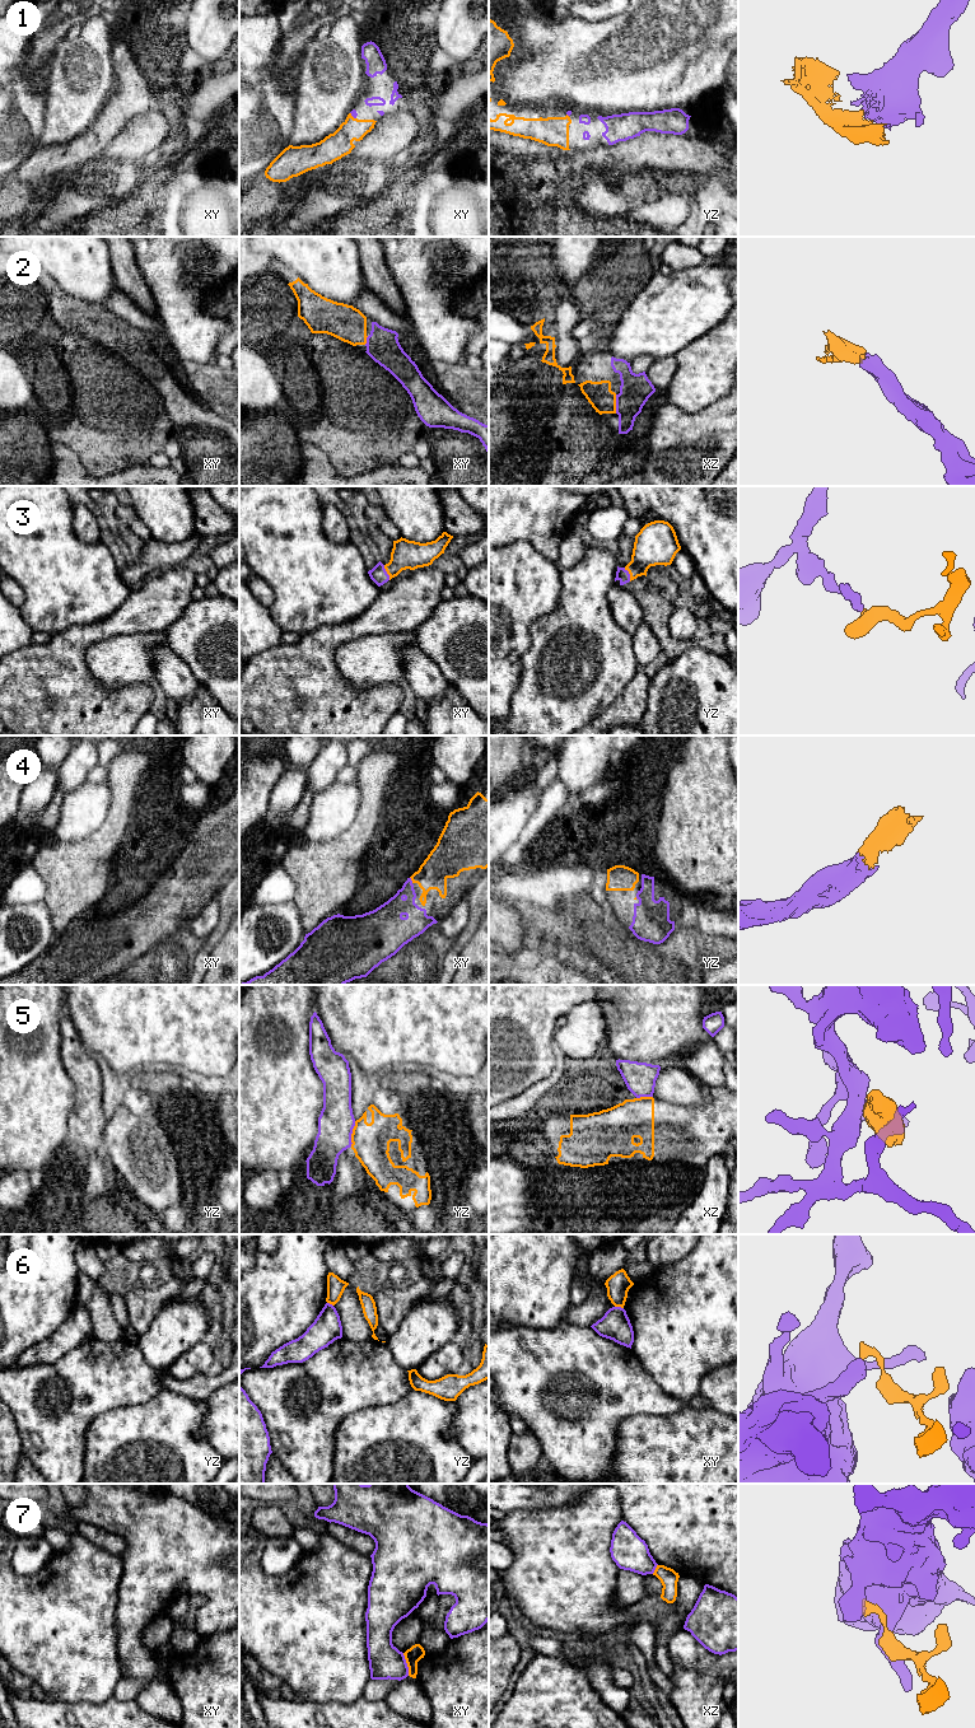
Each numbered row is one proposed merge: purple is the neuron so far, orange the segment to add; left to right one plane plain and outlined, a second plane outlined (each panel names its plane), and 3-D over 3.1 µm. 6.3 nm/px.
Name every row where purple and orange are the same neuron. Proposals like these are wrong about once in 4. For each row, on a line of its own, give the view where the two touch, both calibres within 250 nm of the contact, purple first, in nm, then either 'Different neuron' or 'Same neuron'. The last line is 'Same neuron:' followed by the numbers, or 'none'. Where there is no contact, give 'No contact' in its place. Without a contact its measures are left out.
1: Touches purple in xy. Thickness 40 nm (purple) against 160 nm. Same neuron
2: Touches purple in xz. Thickness 200 nm (purple) against 160 nm. Same neuron
3: Touches purple in xy. Thickness 110 nm (purple) against 180 nm. Same neuron
4: Touches purple in xy. Thickness 150 nm (purple) against 220 nm. Same neuron
5: Touches purple in yz. Thickness 220 nm (purple) against 240 nm. Different neuron
6: Touches purple in xy. Thickness 190 nm (purple) against 150 nm. Different neuron
7: Touches purple in xy. Thickness 220 nm (purple) against 100 nm. Different neuron
Same neuron: 1, 2, 3, 4

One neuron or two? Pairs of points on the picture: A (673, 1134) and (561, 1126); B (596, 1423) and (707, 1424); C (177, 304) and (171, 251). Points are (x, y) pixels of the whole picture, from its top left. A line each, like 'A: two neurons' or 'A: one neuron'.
A: one neuron
B: two neurons
C: one neuron

